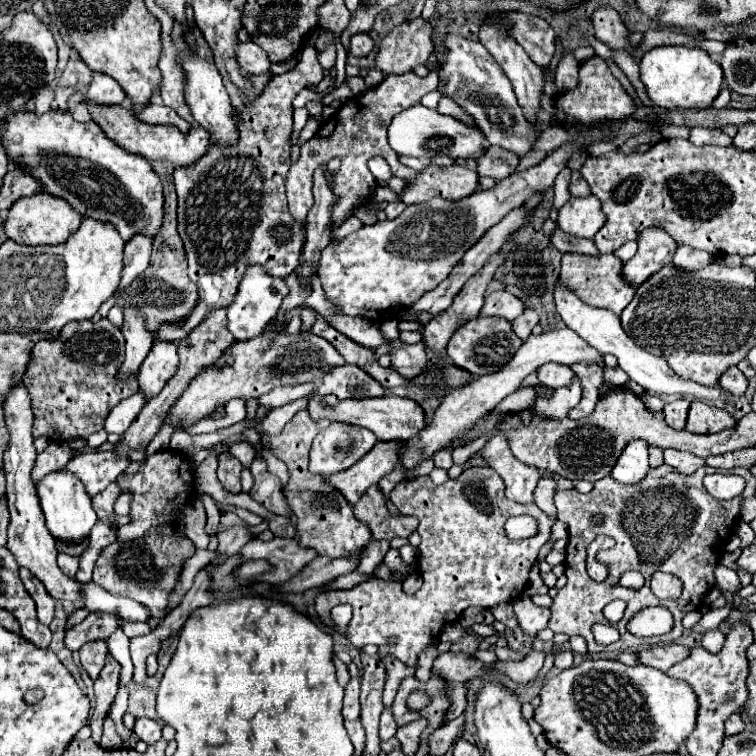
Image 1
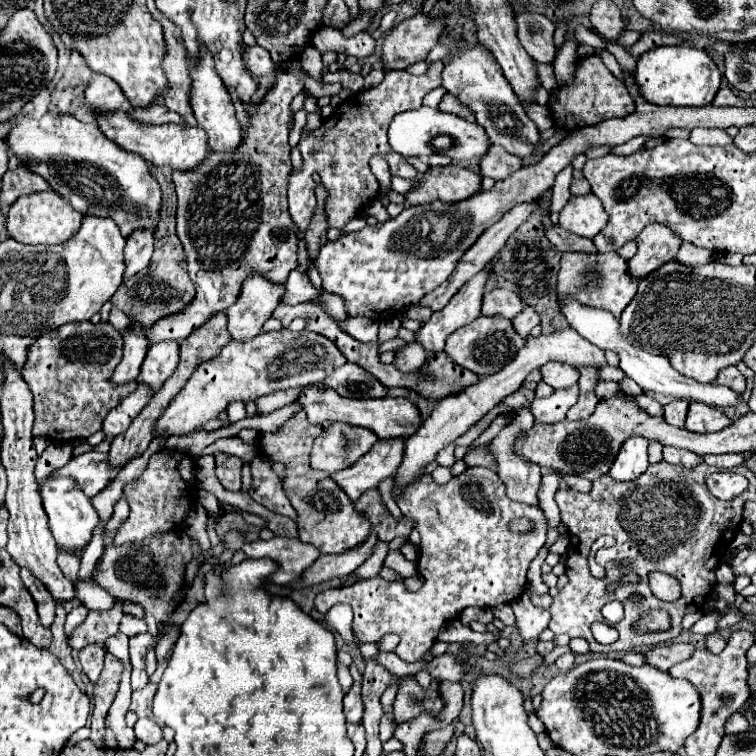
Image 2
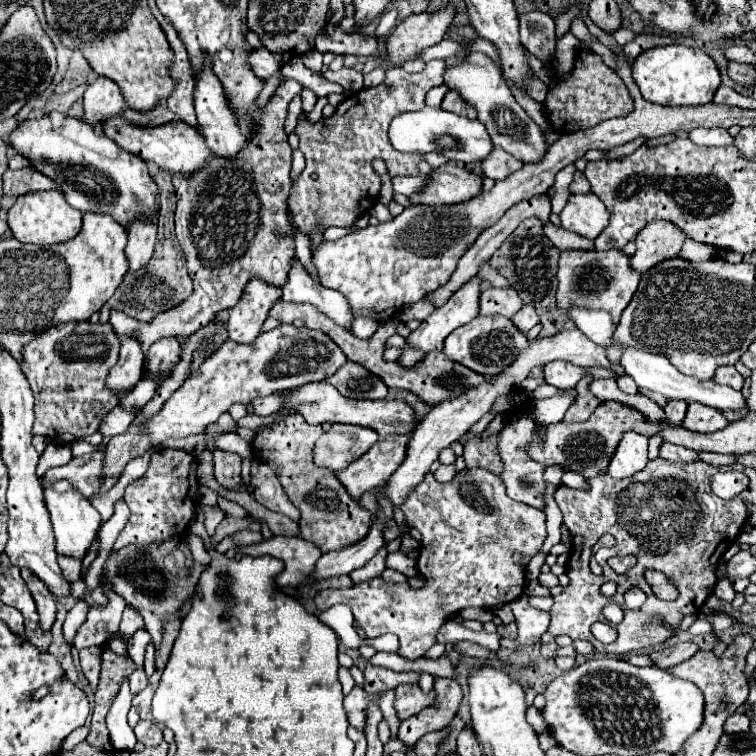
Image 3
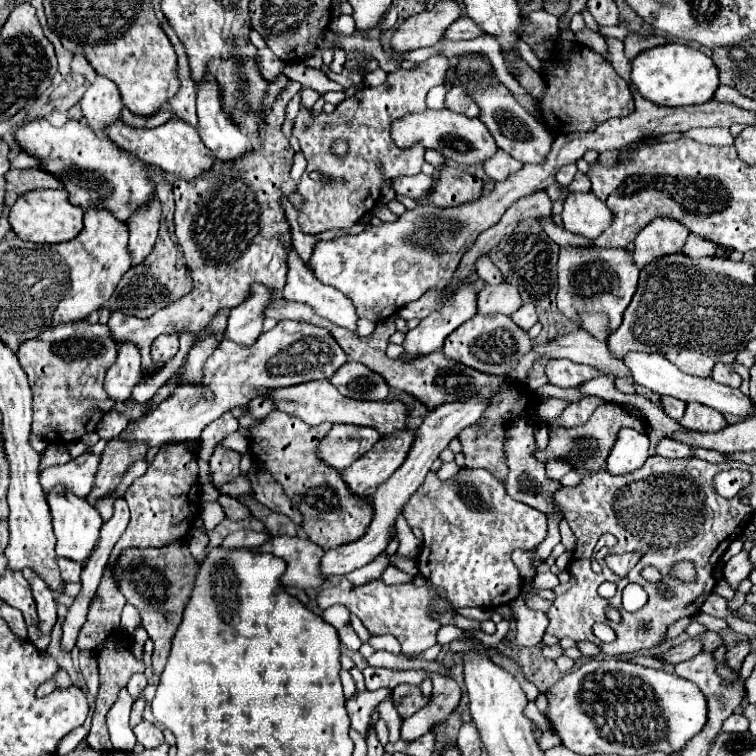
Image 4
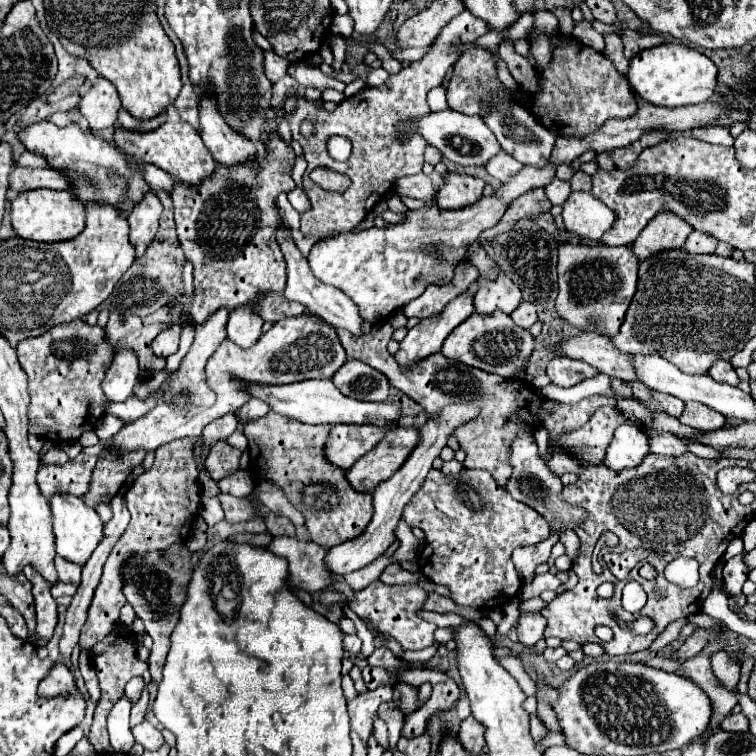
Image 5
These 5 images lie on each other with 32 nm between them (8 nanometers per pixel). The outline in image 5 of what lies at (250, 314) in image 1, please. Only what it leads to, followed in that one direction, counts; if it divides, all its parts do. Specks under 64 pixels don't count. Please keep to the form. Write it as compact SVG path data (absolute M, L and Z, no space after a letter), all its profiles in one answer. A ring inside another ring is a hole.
M254 300L252 304L246 304L244 308L236 308L230 312L228 318L228 340L232 340L234 344L238 344L240 348L248 348L252 344L256 344L256 340L262 334L262 318L256 314L254 304L258 300Z

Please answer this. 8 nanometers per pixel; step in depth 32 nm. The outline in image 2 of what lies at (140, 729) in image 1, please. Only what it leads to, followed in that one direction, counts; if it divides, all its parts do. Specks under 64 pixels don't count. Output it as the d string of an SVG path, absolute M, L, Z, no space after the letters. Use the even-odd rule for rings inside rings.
M138 720L134 726L136 738L144 744L158 744L162 740L162 728L154 720Z

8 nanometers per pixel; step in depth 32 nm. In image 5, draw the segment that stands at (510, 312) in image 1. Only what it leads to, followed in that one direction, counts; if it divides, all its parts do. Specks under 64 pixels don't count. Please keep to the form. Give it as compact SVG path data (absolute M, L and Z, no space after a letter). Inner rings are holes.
M496 266L496 272L496 280L488 280L484 276L478 276L476 280L478 288L474 292L474 310L478 314L492 314L494 310L510 314L522 302L520 288L508 280L500 266Z

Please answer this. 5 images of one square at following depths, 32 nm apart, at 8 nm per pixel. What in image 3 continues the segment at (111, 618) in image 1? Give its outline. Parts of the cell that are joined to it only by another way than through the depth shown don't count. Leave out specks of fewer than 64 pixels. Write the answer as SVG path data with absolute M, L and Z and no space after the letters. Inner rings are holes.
M108 584L102 586L102 592L106 596L106 606L92 606L88 612L86 622L78 628L78 634L74 638L74 648L90 648L104 644L110 636L118 632L118 624L124 610L124 598L116 594Z

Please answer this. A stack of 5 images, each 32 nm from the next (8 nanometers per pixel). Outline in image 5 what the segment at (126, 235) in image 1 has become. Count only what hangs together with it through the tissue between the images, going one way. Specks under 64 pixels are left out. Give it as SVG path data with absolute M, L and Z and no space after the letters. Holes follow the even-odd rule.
M42 120L24 128L20 132L20 140L30 152L46 156L52 168L68 168L72 172L72 190L82 202L108 202L118 206L122 214L128 216L132 204L136 204L148 192L140 172L132 172L132 168L128 168L132 158L122 154L114 144L94 136L90 130L80 130L78 124L58 128L56 124Z

